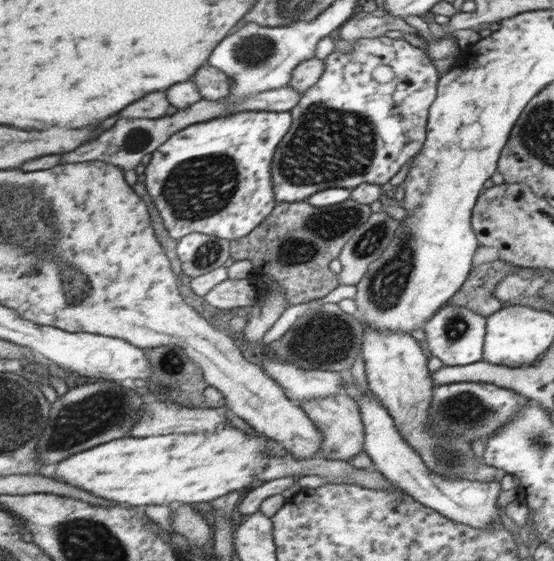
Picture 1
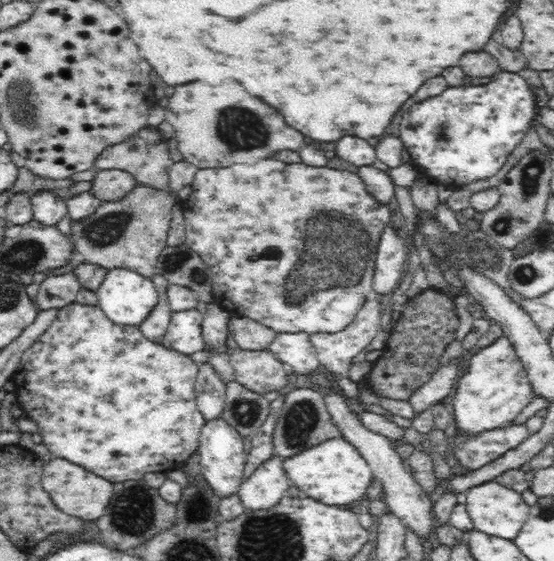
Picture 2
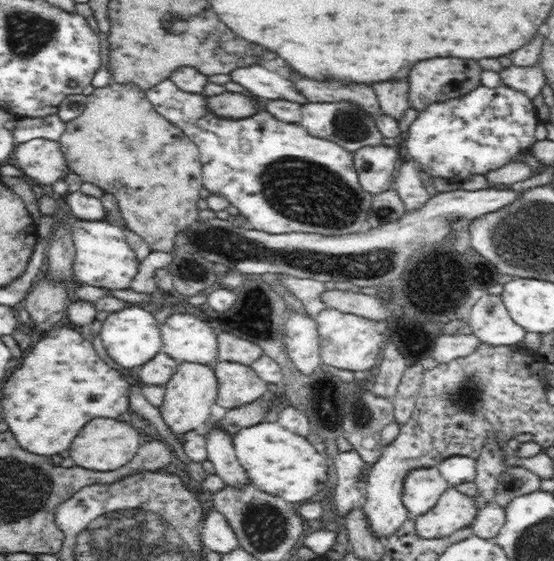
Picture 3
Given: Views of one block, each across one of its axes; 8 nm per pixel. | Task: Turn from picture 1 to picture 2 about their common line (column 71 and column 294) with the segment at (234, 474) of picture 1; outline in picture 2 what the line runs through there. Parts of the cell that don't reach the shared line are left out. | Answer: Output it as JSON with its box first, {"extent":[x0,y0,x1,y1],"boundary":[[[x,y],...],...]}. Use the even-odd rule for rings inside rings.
{"extent":[283,436,373,506],"boundary":[[[342,436],[326,440],[283,462],[284,468],[288,468],[288,474],[302,492],[330,506],[348,505],[358,501],[360,496],[366,494],[366,488],[370,486],[373,478],[367,460],[364,460],[358,449]]]}

